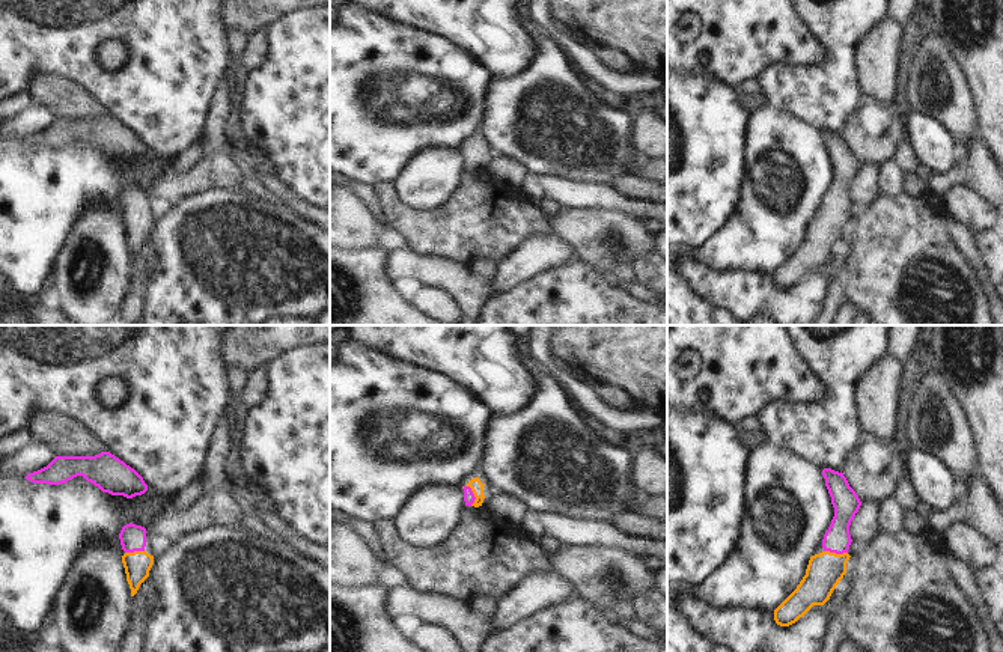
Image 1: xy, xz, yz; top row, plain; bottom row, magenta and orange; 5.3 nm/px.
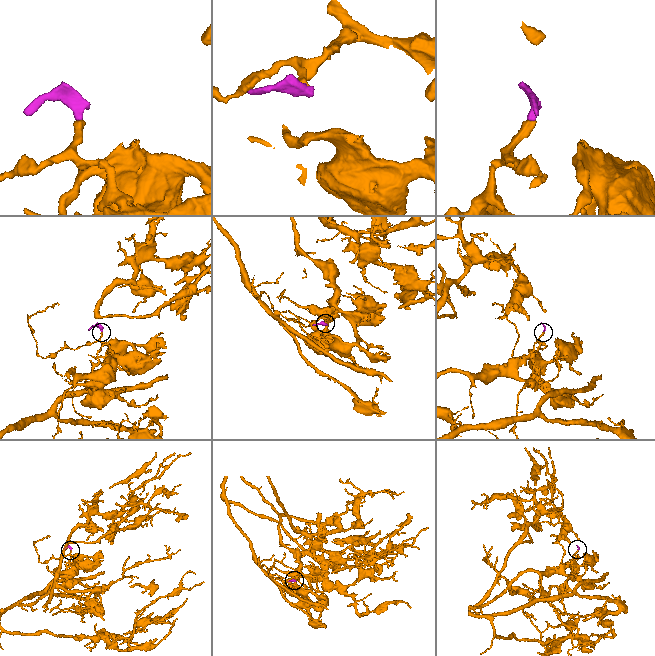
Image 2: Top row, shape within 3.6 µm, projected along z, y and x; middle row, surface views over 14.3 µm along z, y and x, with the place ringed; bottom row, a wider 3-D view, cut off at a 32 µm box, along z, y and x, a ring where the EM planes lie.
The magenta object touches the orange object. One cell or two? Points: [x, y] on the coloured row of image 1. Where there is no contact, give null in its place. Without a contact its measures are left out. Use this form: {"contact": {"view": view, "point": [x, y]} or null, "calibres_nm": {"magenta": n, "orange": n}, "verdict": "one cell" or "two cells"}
{"contact": {"view": "xz", "point": [473, 494]}, "calibres_nm": {"magenta": 60, "orange": 70}, "verdict": "one cell"}

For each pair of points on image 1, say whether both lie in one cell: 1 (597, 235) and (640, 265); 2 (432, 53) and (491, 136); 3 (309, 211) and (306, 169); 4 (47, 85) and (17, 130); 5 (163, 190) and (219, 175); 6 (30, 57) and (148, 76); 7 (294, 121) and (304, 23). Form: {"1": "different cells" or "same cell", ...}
{"1": "different cells", "2": "different cells", "3": "different cells", "4": "different cells", "5": "same cell", "6": "same cell", "7": "same cell"}

